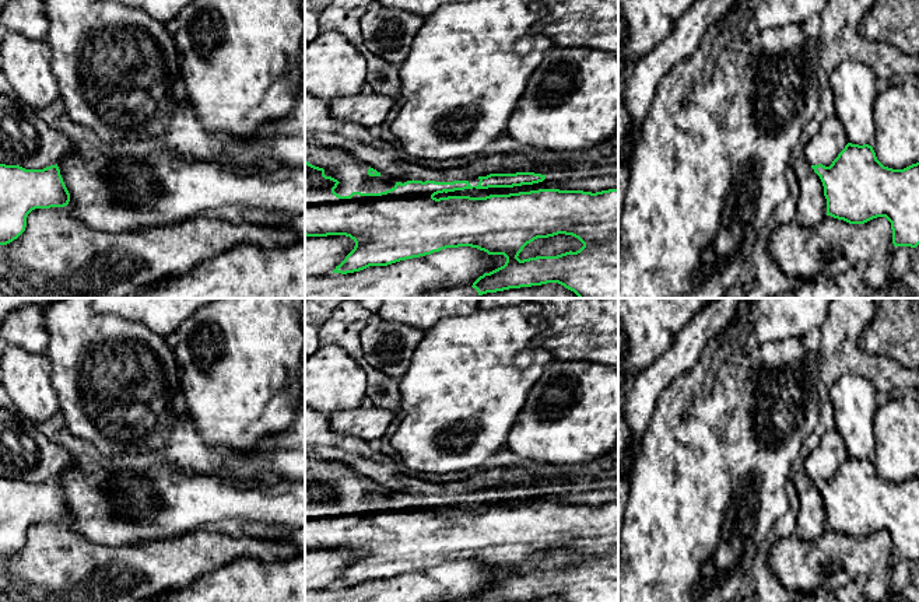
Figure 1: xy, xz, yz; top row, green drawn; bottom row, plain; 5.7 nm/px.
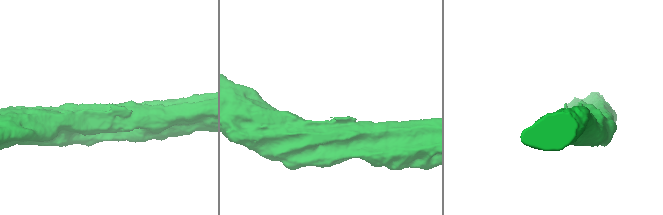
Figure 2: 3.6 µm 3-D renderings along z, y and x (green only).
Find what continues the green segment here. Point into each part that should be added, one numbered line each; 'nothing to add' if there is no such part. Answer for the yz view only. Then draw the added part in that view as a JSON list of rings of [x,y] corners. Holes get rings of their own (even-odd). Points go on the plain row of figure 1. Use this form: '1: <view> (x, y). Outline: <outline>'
1: yz (823, 461). Outline: [[[829,428],[822,434],[818,445],[808,451],[803,469],[810,479],[829,480],[848,456],[842,437]]]

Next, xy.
1: xy (25, 452). Outline: [[[0,384],[0,477],[20,479],[25,483],[43,483],[64,470],[81,466],[70,449],[50,441],[10,399]]]

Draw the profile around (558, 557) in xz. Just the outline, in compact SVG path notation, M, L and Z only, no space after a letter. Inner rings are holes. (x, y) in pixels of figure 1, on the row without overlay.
M558 547L548 552L534 553L523 561L518 571L523 574L536 570L557 570L569 564L576 566L582 560L583 557L578 552Z

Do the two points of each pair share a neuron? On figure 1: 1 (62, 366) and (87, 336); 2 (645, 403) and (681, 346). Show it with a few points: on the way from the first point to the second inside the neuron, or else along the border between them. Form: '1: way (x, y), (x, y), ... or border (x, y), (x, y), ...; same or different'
1: way (69, 359), (83, 343); same
2: way (645, 389), (674, 360); same

